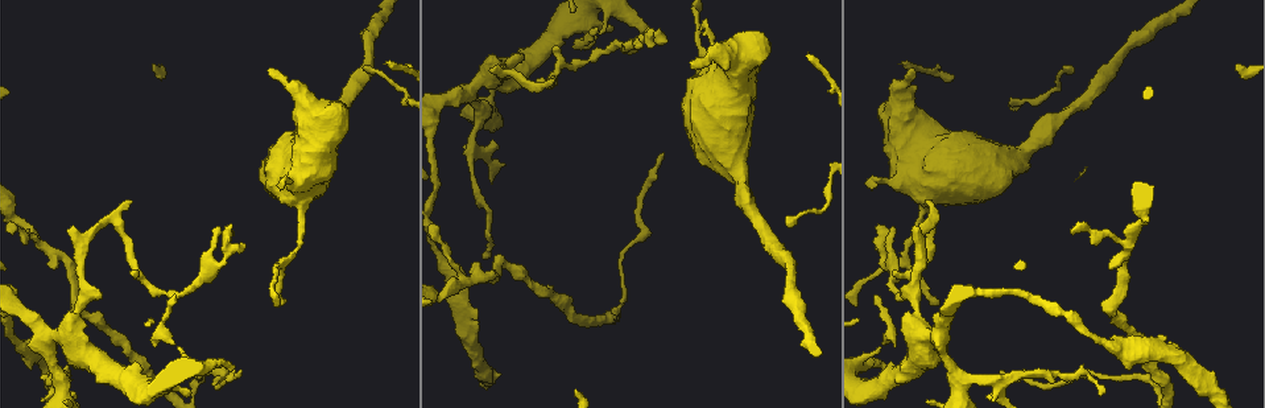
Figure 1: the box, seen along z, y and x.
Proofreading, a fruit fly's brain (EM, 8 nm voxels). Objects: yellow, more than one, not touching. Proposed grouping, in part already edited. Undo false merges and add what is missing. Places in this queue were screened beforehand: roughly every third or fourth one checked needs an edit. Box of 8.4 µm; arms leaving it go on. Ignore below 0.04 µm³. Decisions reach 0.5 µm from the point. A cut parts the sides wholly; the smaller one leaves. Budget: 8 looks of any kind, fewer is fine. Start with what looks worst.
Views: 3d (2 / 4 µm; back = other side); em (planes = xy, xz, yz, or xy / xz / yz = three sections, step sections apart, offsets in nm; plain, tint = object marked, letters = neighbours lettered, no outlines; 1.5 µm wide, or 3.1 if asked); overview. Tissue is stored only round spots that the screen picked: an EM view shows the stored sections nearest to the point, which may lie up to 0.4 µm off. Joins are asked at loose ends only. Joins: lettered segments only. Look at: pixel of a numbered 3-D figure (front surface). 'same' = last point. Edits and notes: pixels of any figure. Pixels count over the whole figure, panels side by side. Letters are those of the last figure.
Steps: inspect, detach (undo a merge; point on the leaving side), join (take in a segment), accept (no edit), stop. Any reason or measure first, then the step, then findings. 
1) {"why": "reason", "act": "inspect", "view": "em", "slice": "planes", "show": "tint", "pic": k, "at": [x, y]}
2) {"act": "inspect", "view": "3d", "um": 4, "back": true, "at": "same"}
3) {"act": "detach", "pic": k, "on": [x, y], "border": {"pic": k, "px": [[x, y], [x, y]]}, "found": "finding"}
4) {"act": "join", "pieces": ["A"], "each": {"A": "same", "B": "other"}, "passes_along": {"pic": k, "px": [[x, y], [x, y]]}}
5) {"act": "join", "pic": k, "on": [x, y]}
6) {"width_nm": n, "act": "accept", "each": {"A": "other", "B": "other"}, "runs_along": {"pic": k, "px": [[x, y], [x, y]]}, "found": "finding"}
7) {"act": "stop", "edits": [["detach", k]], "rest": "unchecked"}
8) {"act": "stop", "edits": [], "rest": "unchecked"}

{"act": "inspect", "view": "3d", "um": 2, "pic": 1, "at": [883, 367]}

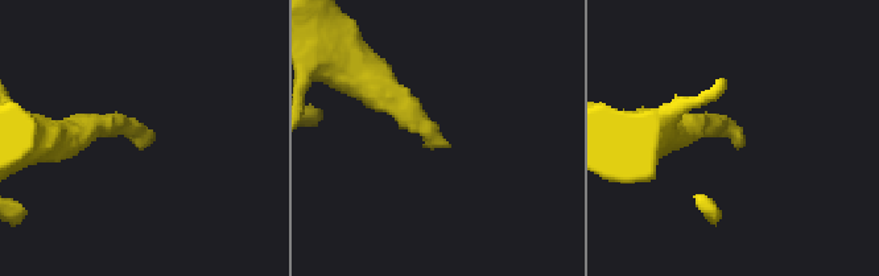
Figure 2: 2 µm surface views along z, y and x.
{"act": "inspect", "view": "em", "slice": "planes", "show": "letters", "pic": 2, "at": [152, 140]}

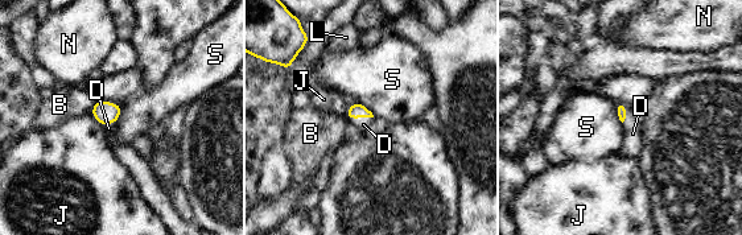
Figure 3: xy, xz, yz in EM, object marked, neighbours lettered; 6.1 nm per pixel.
{"act": "join", "pieces": ["D"], "each": {"B": "other", "D": "same", "J": "other", "L": "other", "N": "other", "S": "other"}, "passes_along": {"pic": 3, "px": [[357, 110], [359, 116], [363, 124]]}, "found": "it goes on there"}

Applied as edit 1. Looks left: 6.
{"why": "redraw", "act": "inspect", "view": "overview"}

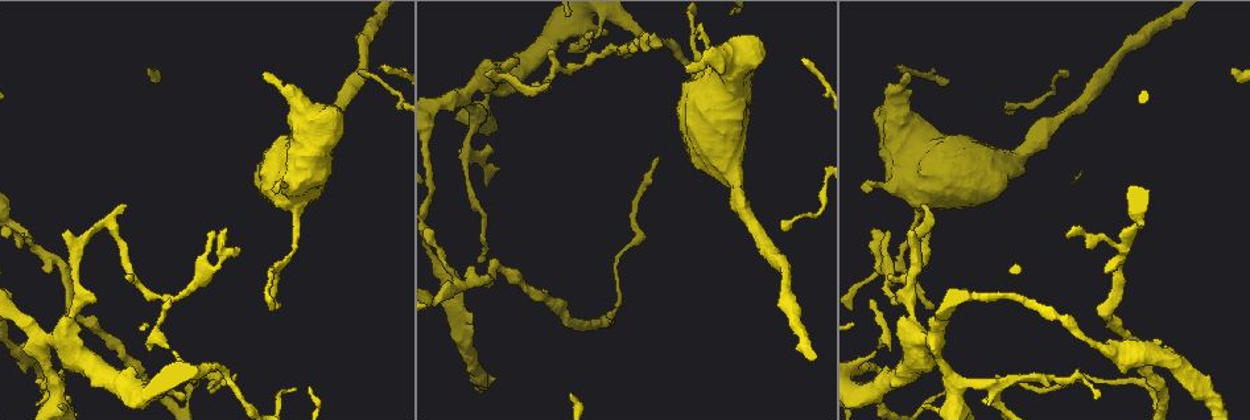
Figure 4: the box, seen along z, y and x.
{"why": "end of a long branch", "act": "inspect", "view": "em", "slice": "planes", "show": "plain", "pic": 4, "at": [295, 387]}

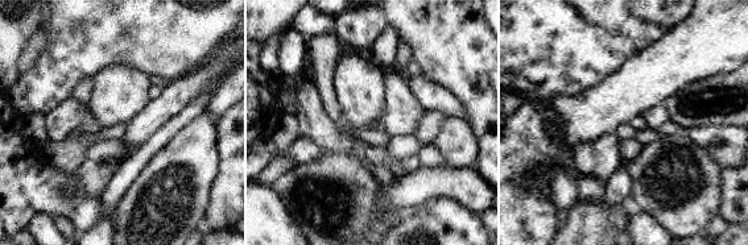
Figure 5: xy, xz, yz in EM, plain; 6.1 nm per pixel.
{"act": "inspect", "view": "em", "slice": "planes", "show": "letters", "at": "same"}

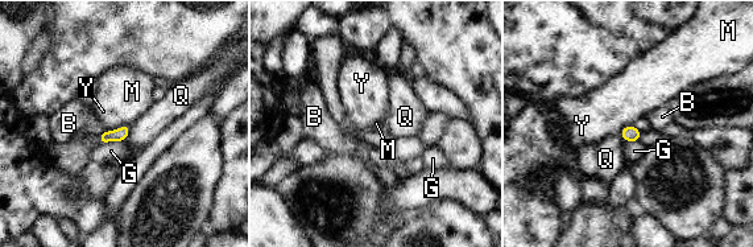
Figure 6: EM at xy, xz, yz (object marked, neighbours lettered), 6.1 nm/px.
{"longest_contact_nm": ["G", 160], "act": "accept", "each": {"B": "other", "G": "other", "M": "other", "Q": "other", "Y": "other"}, "found": "no lettered segment goes on from it"}

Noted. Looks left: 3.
{"why": "free end", "act": "inspect", "view": "3d", "um": 2, "back": true, "pic": 4, "at": [933, 306]}

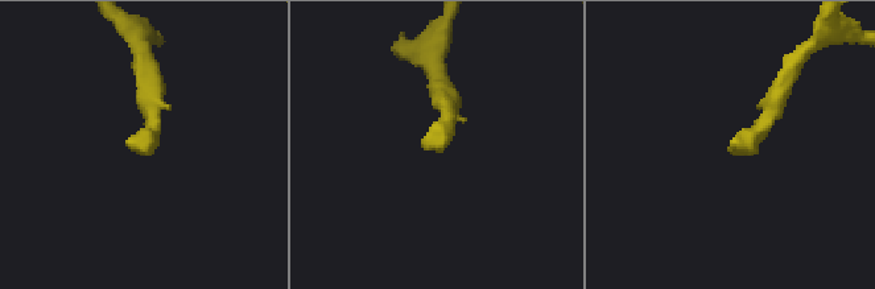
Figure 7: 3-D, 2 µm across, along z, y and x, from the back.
{"why": "now the EM", "act": "inspect", "view": "em", "slice": "xy", "step": 8, "show": "letters", "pic": 7, "at": [423, 147]}

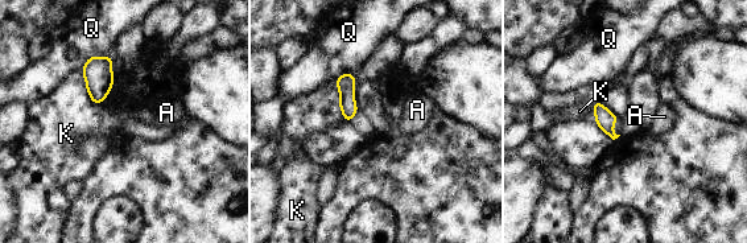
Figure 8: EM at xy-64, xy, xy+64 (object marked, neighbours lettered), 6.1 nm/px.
{"why": "another direction", "act": "inspect", "view": "em", "slice": "planes", "show": "letters", "at": "same"}

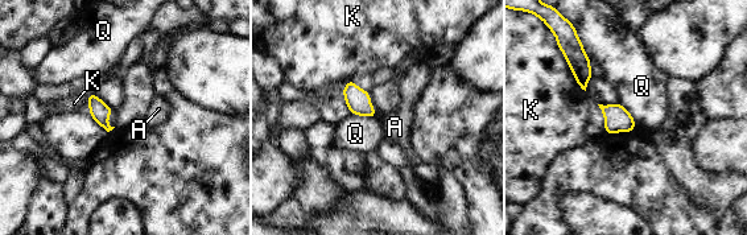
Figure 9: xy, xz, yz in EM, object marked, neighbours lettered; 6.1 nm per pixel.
{"act": "accept", "each": {"A": "other", "K": "other", "Q": "other"}, "border": {"pic": 9, "px": [[350, 112], [375, 118]]}, "found": "no lettered segment goes on from it"}

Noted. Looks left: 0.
{"act": "stop", "edits": [["join", 3]], "rest": "unchecked"}

